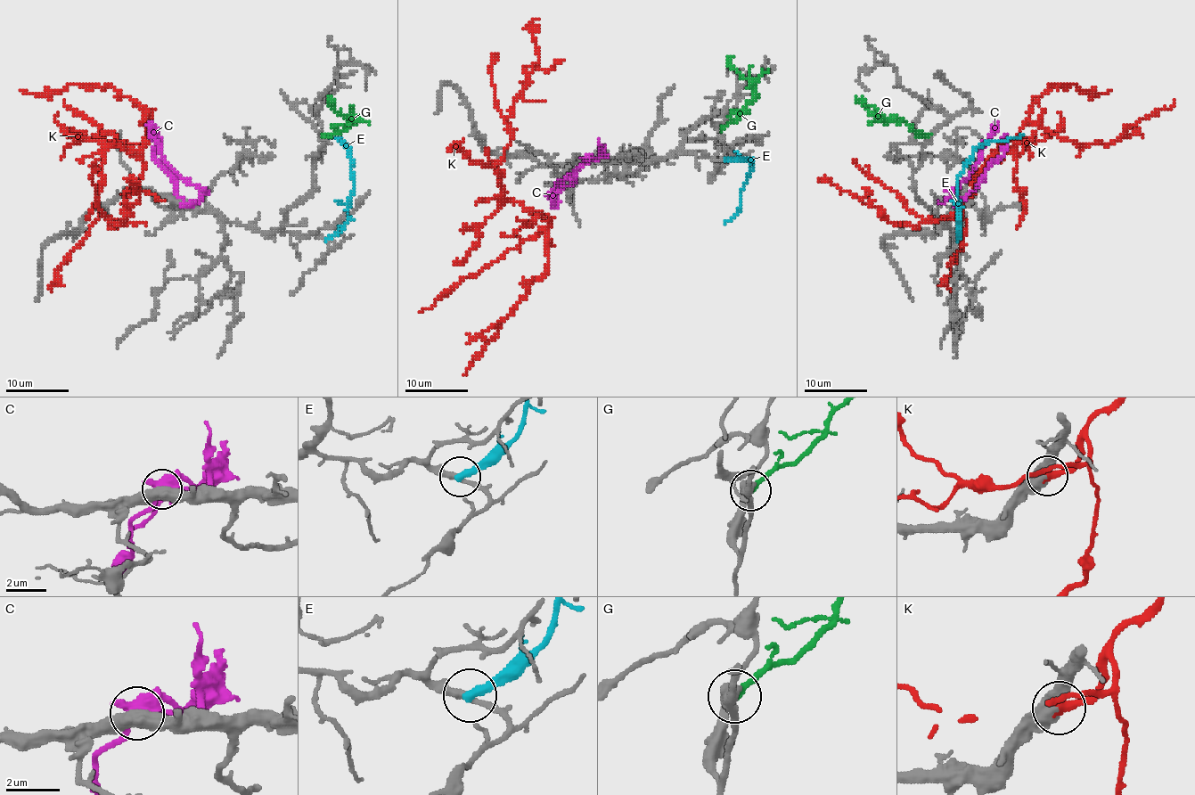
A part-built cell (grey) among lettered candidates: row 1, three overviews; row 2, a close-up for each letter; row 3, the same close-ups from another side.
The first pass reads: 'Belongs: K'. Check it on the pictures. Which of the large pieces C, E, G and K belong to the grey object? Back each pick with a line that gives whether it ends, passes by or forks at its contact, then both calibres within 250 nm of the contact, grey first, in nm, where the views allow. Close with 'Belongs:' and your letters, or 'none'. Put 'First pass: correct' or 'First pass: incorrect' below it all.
K: it ends | 550/400 nm
Belongs: K
First pass: correct

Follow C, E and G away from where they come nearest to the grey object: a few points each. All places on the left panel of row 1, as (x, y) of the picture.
C: (185, 202), (193, 202), (201, 192), (167, 163), (160, 153), (160, 144), (151, 134), (151, 124), (148, 120)
E: (326, 239), (332, 237), (347, 220), (353, 174), (349, 153), (341, 140), (324, 135)
G: (323, 135), (339, 134), (356, 119), (343, 118), (335, 111), (331, 107), (331, 95)

